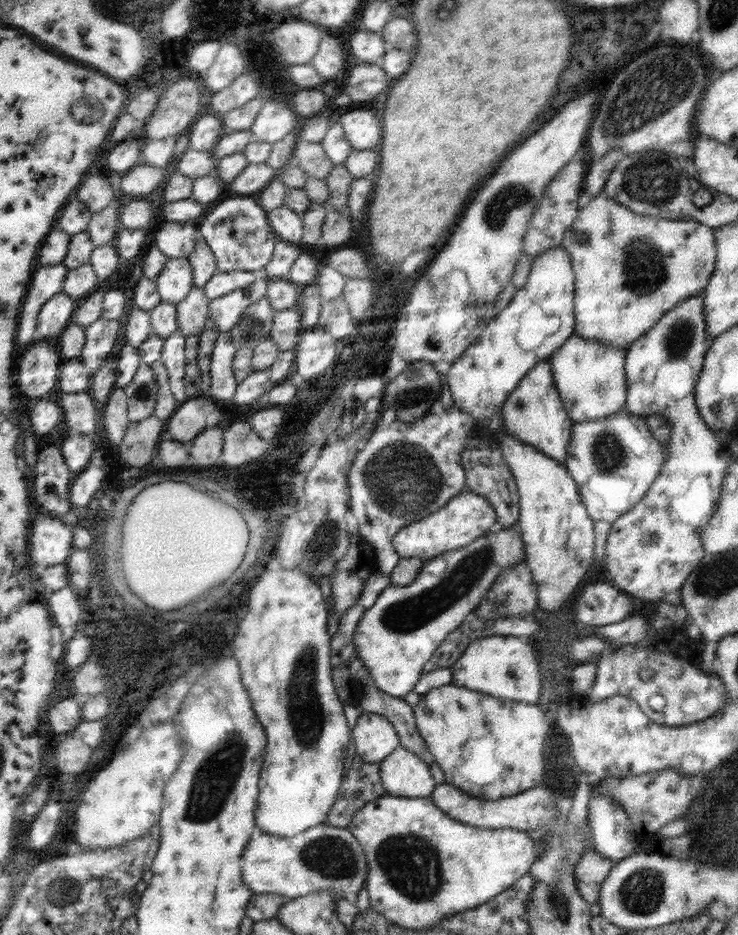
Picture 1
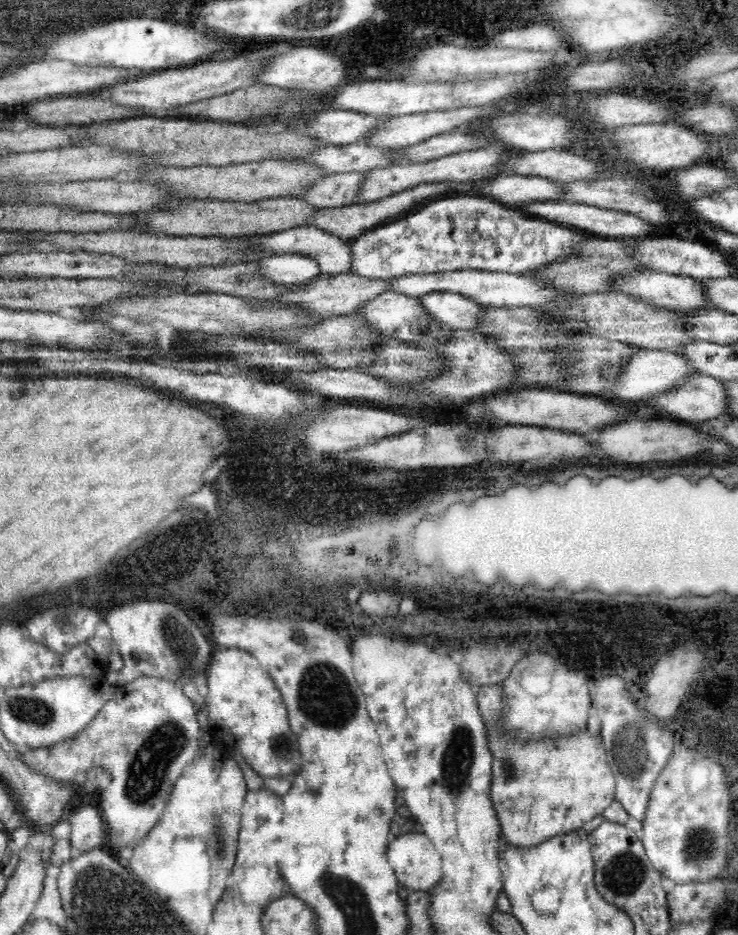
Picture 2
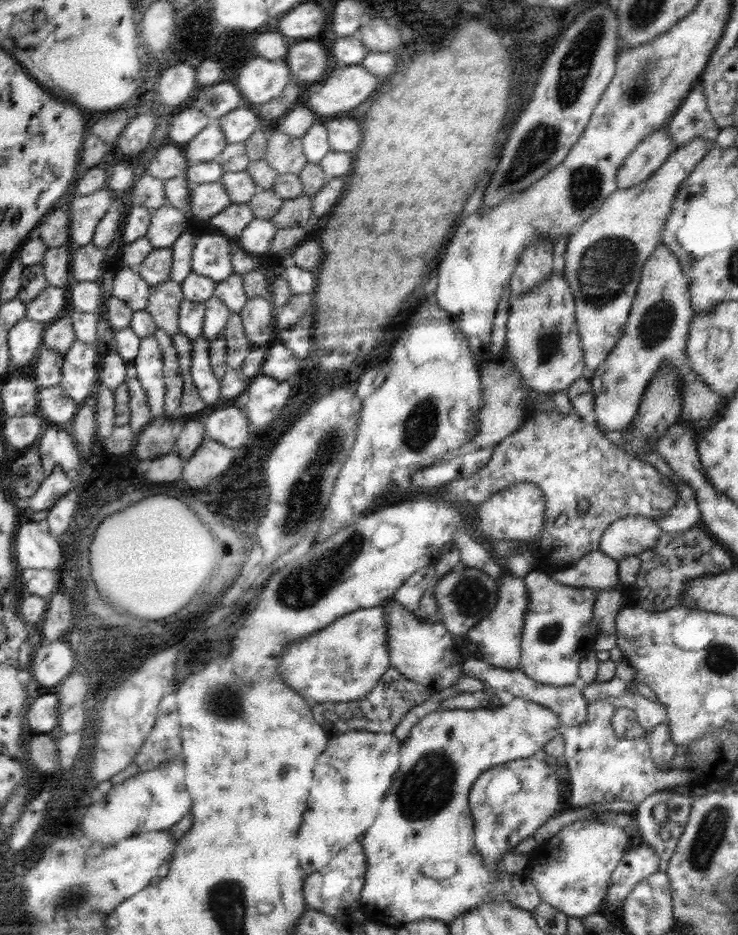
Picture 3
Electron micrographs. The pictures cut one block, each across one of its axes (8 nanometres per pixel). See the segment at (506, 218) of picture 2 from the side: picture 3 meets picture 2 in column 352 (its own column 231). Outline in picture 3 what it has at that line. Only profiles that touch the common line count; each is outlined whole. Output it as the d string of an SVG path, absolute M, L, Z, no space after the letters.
M215 231L196 235L191 256L192 270L214 282L222 282L233 273L233 247L237 245Z

